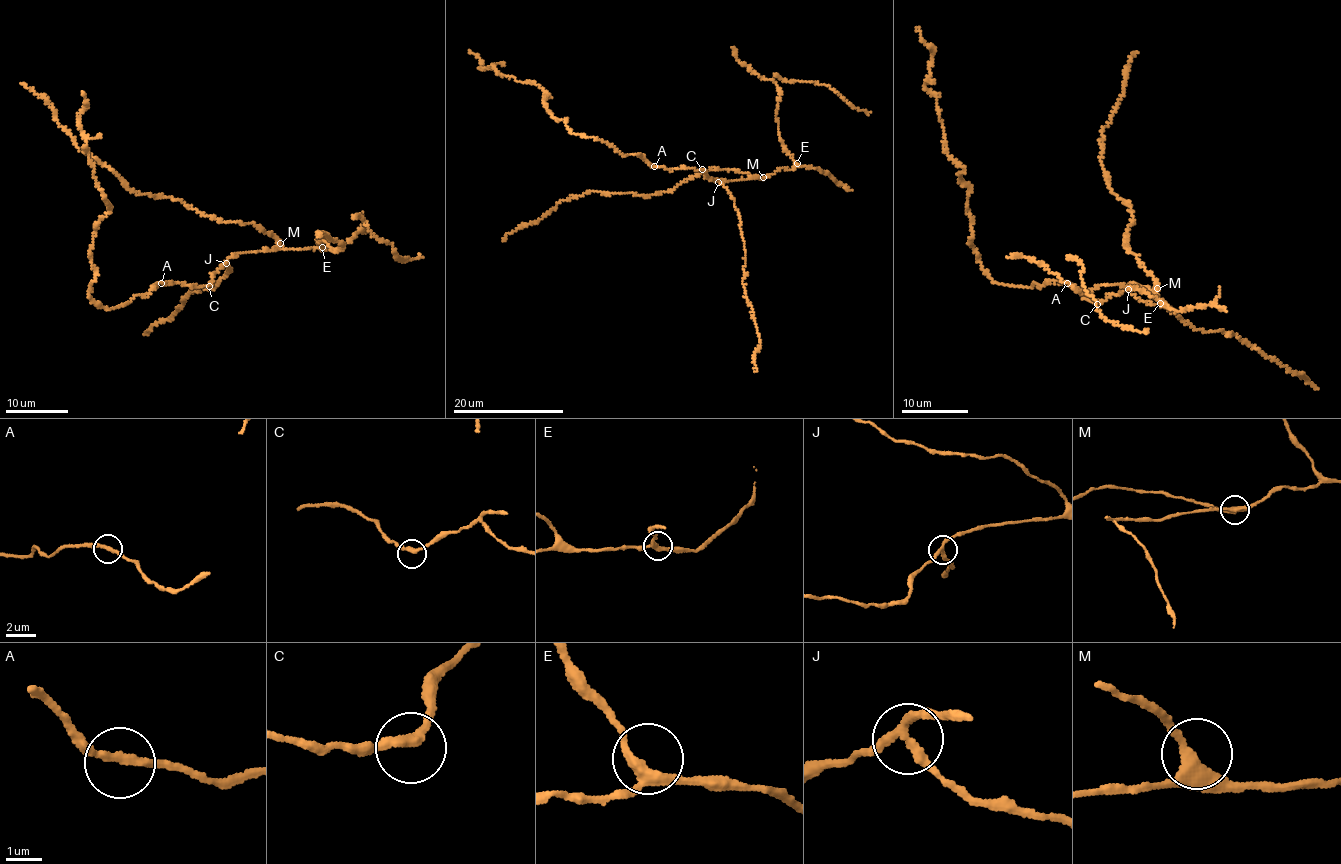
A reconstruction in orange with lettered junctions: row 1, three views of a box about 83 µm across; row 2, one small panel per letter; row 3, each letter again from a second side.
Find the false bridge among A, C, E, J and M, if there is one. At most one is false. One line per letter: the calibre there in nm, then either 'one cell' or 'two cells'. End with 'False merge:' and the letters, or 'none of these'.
A: calibre 240 nm; one cell
C: calibre 240 nm; one cell
E: calibre 280 nm; one cell
J: calibre 220 nm; one cell
M: calibre 300 nm; one cell
False merge: none of these

